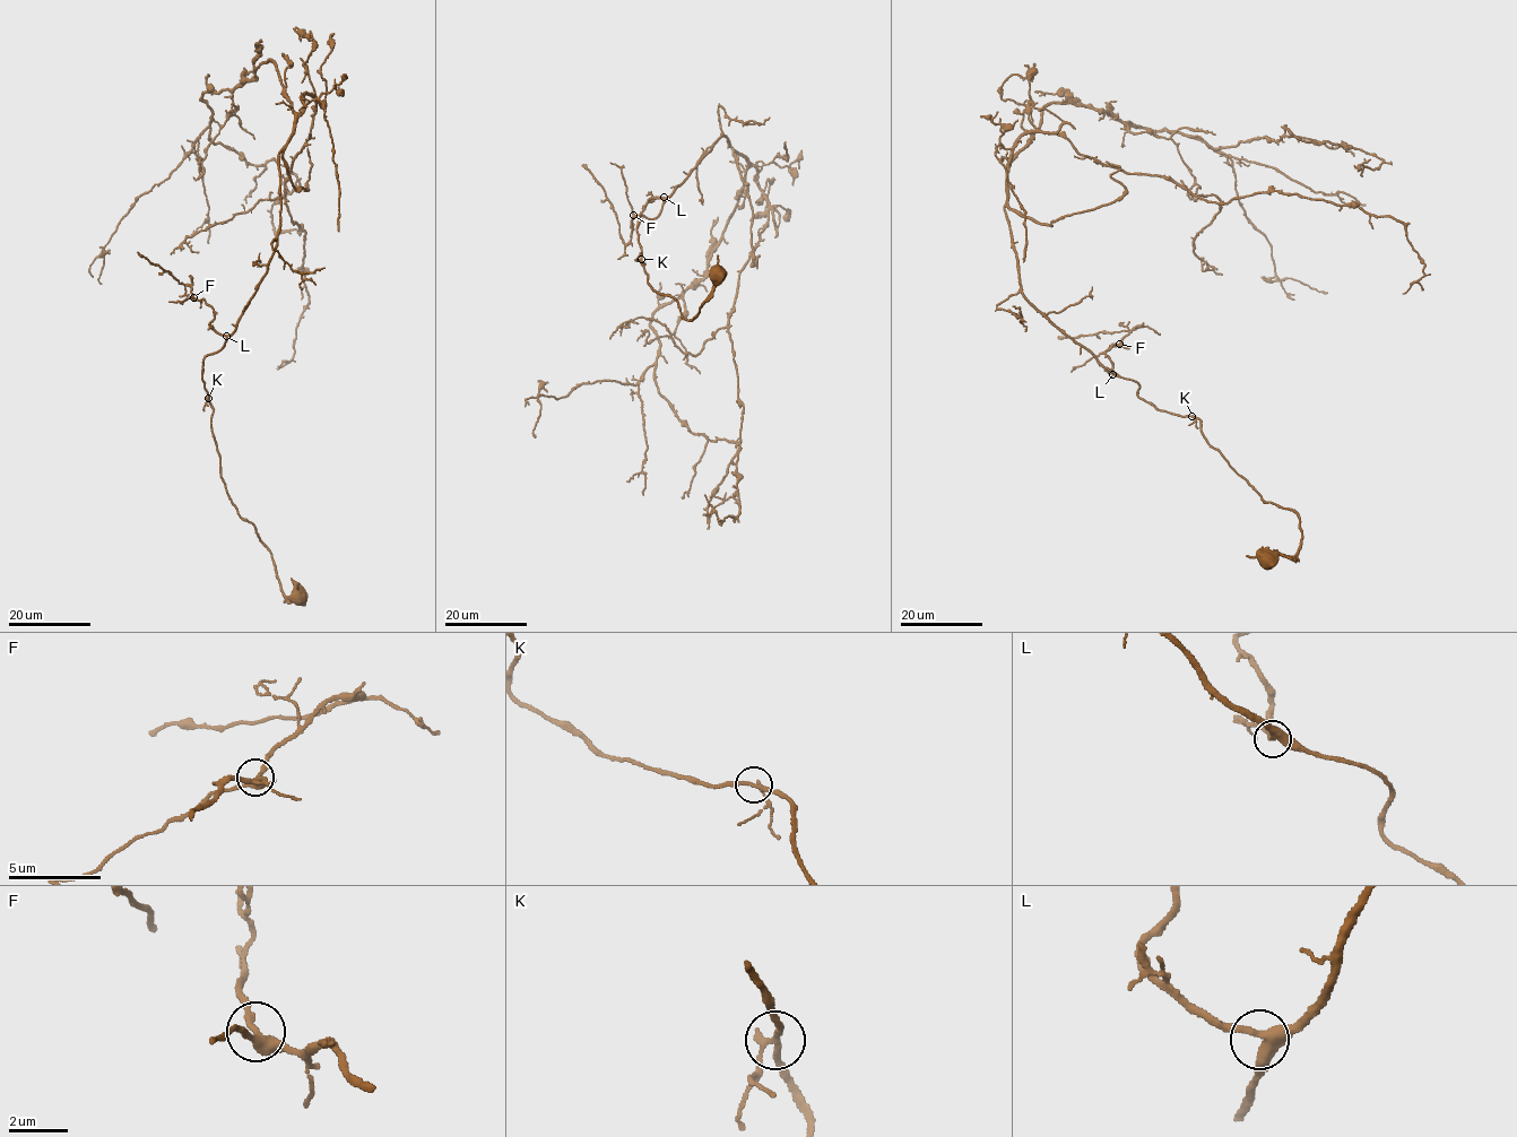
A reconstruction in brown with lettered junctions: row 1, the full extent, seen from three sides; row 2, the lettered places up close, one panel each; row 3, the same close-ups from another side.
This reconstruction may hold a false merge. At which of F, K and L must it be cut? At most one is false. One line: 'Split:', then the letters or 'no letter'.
Split: no letter

